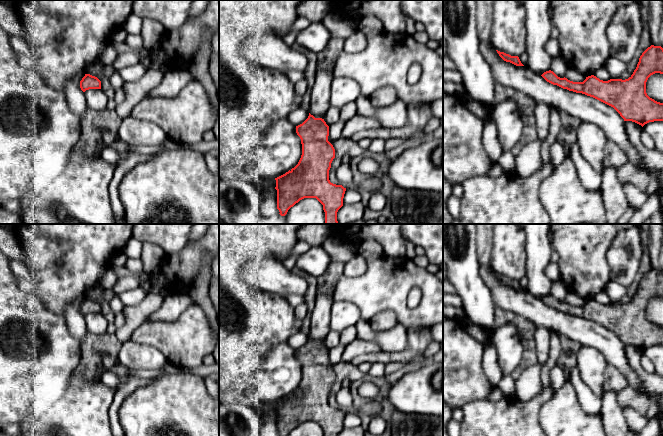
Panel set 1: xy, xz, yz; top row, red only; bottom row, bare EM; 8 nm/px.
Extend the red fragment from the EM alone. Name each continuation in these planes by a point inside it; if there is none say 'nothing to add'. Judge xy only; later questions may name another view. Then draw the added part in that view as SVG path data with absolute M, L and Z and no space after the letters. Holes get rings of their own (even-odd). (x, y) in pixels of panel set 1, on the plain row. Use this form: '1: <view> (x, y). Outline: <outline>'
nothing to add

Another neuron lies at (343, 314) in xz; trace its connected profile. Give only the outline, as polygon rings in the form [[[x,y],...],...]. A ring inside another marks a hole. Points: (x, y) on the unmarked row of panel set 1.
[[[334,301],[331,307],[329,327],[332,331],[342,332],[354,327],[361,319],[359,309],[350,302]]]

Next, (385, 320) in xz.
[[[384,311],[378,313],[376,316],[369,320],[371,327],[375,330],[383,331],[390,329],[398,325],[397,319],[394,313],[390,311]]]

